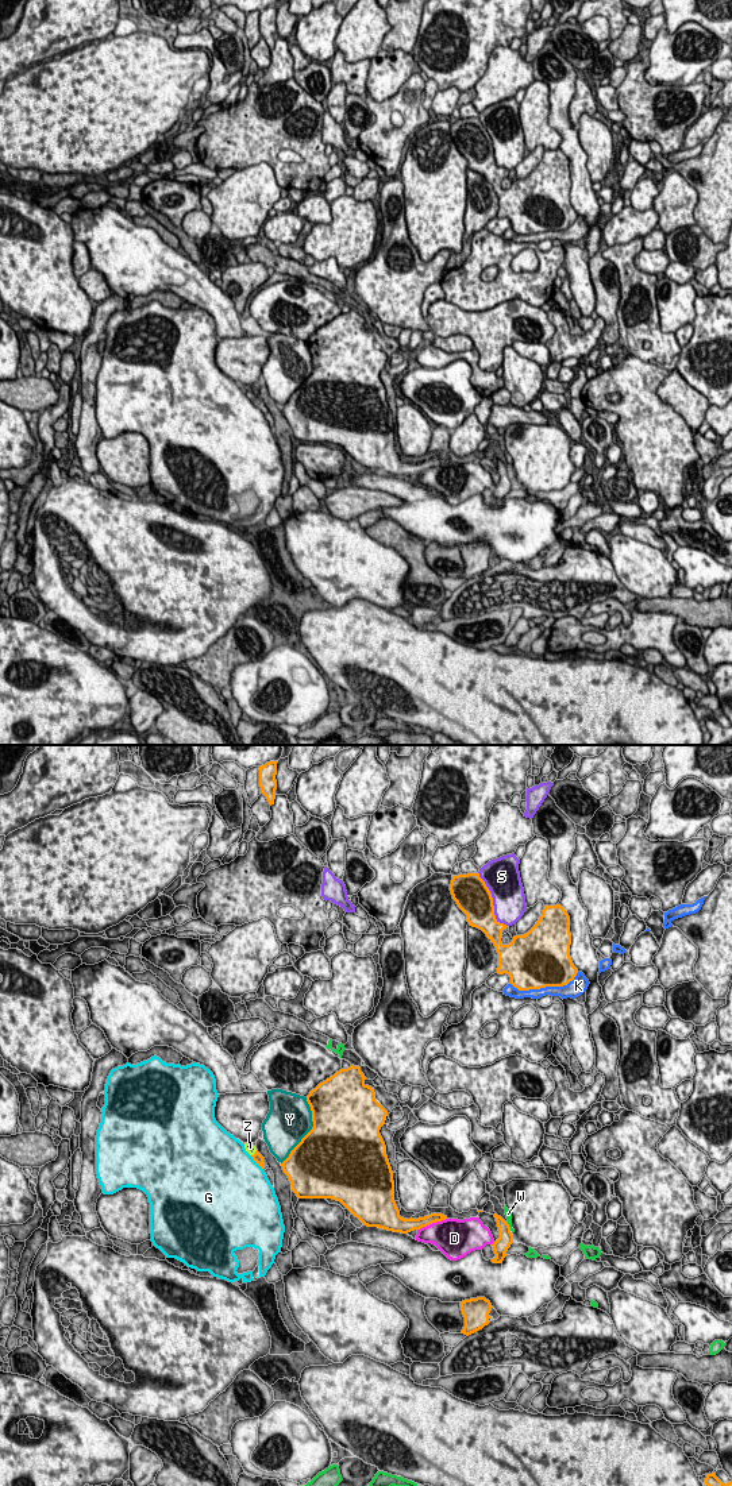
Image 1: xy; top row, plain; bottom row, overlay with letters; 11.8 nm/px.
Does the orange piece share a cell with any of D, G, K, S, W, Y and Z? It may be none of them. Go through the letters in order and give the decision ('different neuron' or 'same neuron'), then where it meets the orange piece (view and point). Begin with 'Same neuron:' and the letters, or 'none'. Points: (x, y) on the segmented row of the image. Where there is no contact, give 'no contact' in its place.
Same neuron: Z
D: different neuron; meets orange in xy at (431, 1223)
G: different neuron; meets orange in xy at (255, 1161)
K: different neuron; meets orange in xy at (544, 987)
S: different neuron; meets orange in xy at (492, 900)
W: different neuron; meets orange in xy at (509, 1227)
Y: different neuron; meets orange in xy at (309, 1131)
Z: same neuron; meets orange in xy at (255, 1153)

